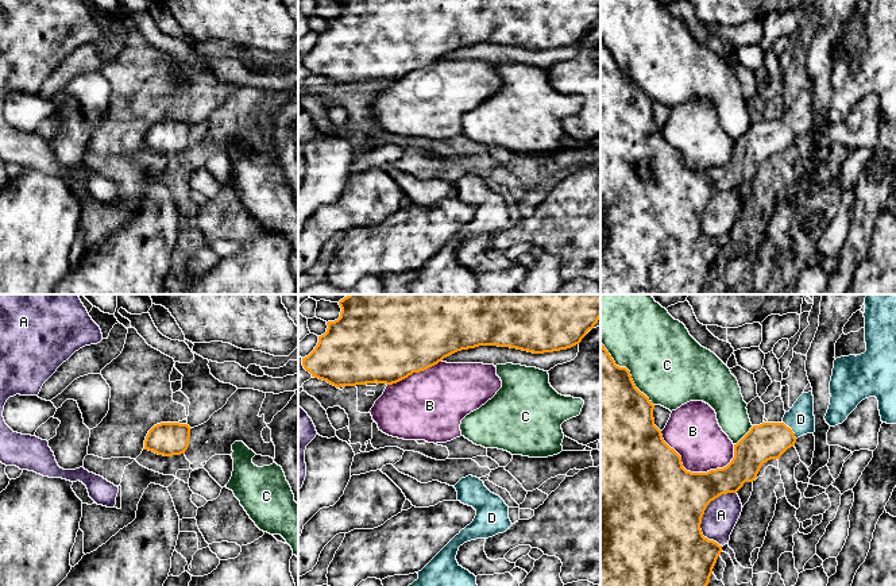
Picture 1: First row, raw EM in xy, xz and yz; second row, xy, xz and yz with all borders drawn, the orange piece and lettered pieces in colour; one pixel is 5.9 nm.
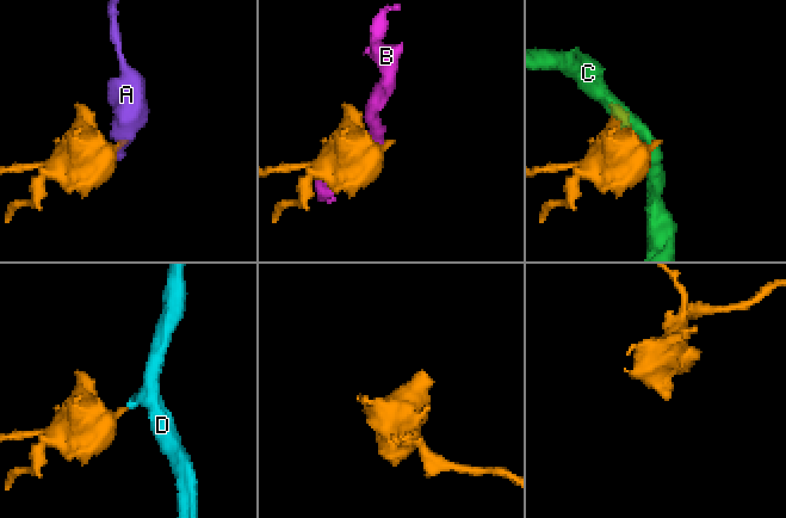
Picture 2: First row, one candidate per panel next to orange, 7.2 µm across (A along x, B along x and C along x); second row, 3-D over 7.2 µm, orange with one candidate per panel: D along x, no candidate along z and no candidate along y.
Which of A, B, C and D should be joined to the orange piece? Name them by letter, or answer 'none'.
D

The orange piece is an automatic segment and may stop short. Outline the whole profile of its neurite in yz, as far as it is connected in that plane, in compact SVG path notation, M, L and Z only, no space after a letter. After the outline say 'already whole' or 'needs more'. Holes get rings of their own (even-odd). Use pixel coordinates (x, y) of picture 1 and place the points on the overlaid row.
M600 342L600 586L707 586L717 559L722 552L722 545L704 537L700 529L707 505L722 494L737 493L745 482L753 482L764 463L779 459L788 448L795 446L797 437L815 432L814 396L812 392L803 393L793 406L785 412L781 423L753 425L734 444L731 462L723 469L707 473L691 473L683 467L681 456L664 442L661 431L654 425L653 409L652 401L636 388L630 371L626 367L617 366Z; needs more

